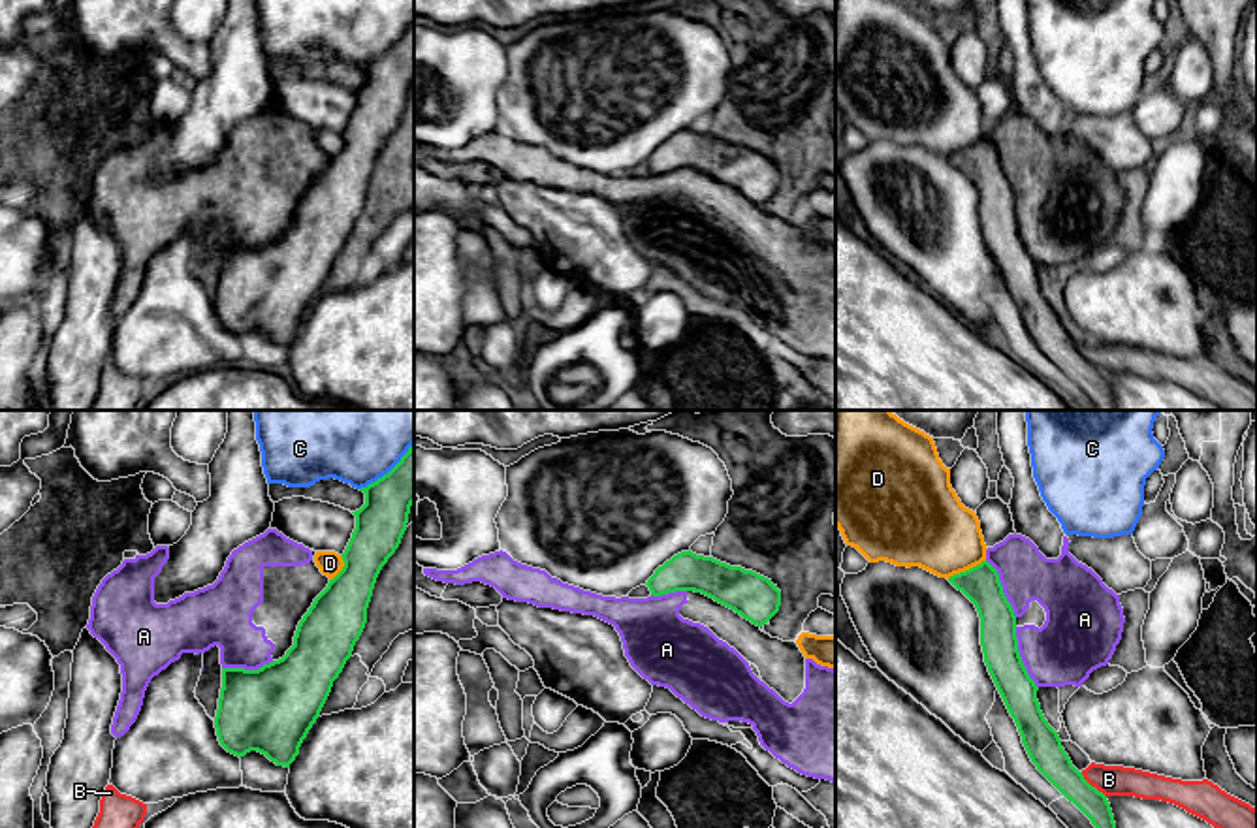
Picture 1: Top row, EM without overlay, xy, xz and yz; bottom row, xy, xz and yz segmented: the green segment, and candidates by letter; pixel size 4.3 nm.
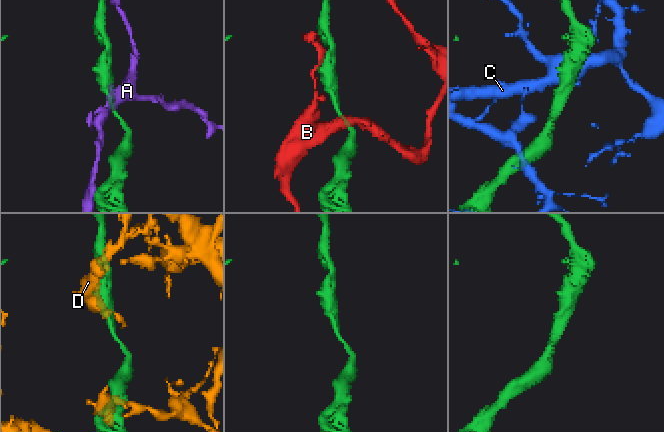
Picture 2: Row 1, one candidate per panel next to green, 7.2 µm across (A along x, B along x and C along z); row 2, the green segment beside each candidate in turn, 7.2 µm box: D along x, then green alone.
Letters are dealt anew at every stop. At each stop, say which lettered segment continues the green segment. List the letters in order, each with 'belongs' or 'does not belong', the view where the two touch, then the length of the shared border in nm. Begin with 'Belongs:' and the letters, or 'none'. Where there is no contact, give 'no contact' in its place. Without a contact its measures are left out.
Belongs: none
A: does not belong; meets green in yz; contact 280 nm long
B: does not belong; meets green in yz; contact 160 nm long
C: does not belong; meets green in xy; contact 300 nm long
D: does not belong; meets green in yz; contact 190 nm long

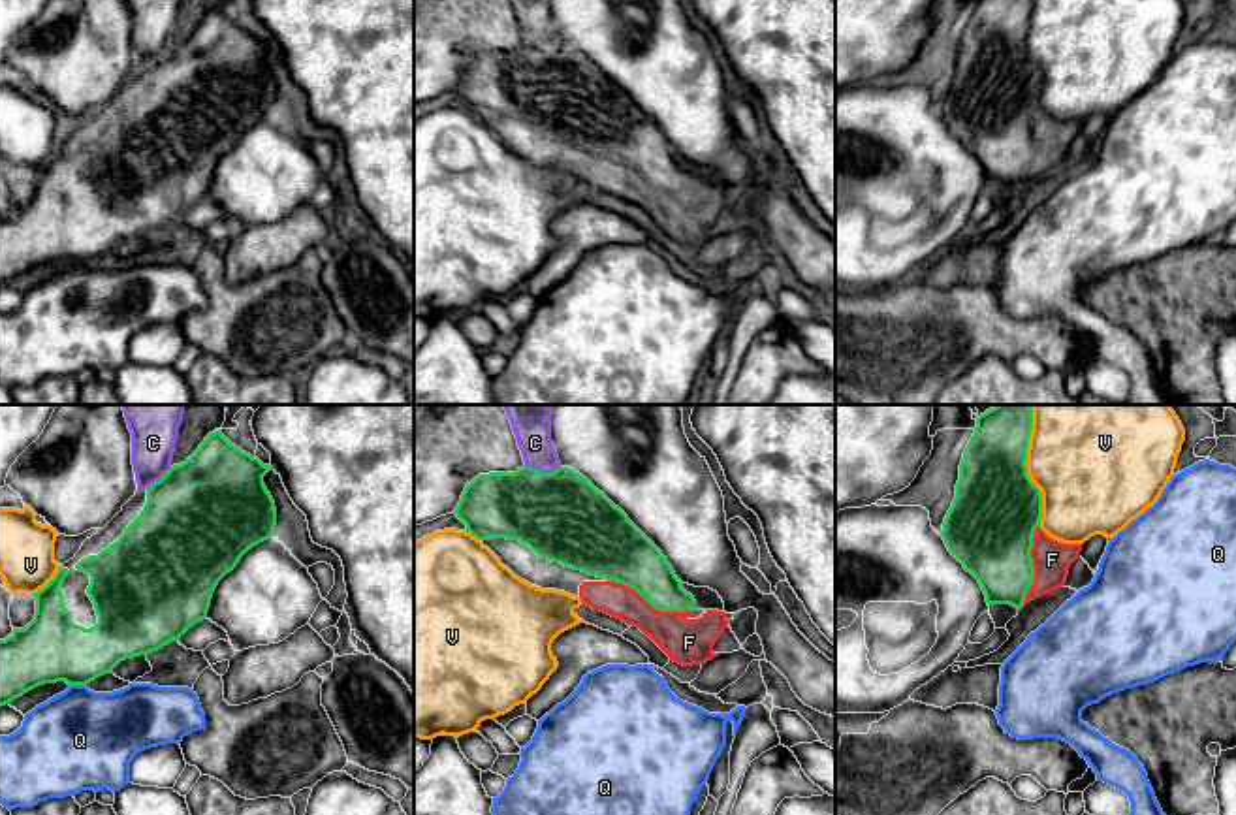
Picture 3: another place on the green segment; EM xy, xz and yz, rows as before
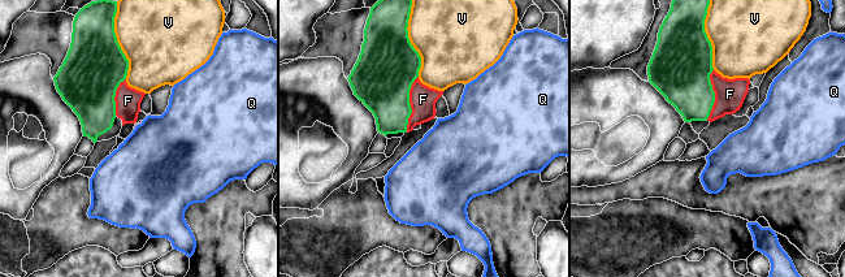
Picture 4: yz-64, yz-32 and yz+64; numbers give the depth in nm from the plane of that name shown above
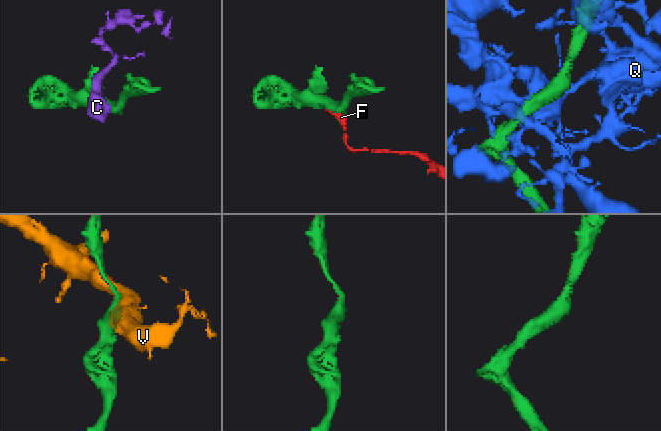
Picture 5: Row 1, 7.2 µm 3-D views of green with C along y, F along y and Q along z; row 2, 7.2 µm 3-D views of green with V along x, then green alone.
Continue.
Belongs: F
C: does not belong; meets green in xz; contact 150 nm long
F: belongs; meets green in xz; contact 380 nm long
Q: does not belong; meets green in xy; contact 70 nm long
V: does not belong; meets green in yz; contact 440 nm long

